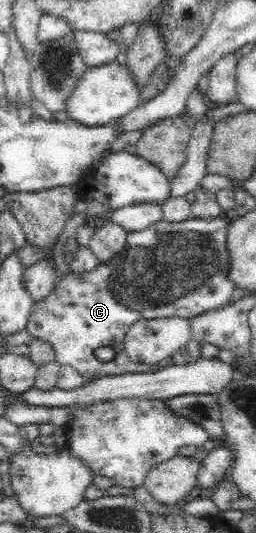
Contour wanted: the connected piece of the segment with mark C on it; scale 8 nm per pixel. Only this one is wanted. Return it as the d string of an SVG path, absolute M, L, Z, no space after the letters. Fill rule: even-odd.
M193 217L184 221L157 221L142 231L127 232L127 244L110 261L98 264L92 271L69 271L58 280L50 295L33 301L25 330L36 339L52 345L55 361L60 366L70 366L84 379L84 384L105 375L122 375L128 372L154 372L168 366L188 365L200 359L199 343L188 343L172 357L154 365L132 362L124 354L124 340L128 329L138 320L180 317L196 318L206 311L224 307L230 303L237 288L229 278L230 256L227 250L226 217ZM99 348L113 348L114 357L102 363L95 355Z

